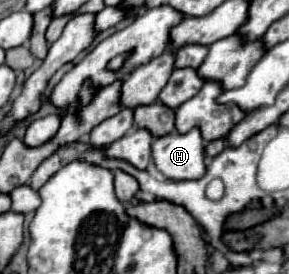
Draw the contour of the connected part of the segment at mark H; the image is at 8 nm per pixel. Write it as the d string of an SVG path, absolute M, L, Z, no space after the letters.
M197 127L187 133L173 131L153 141L153 161L169 179L201 179L207 171L205 159L205 143Z

